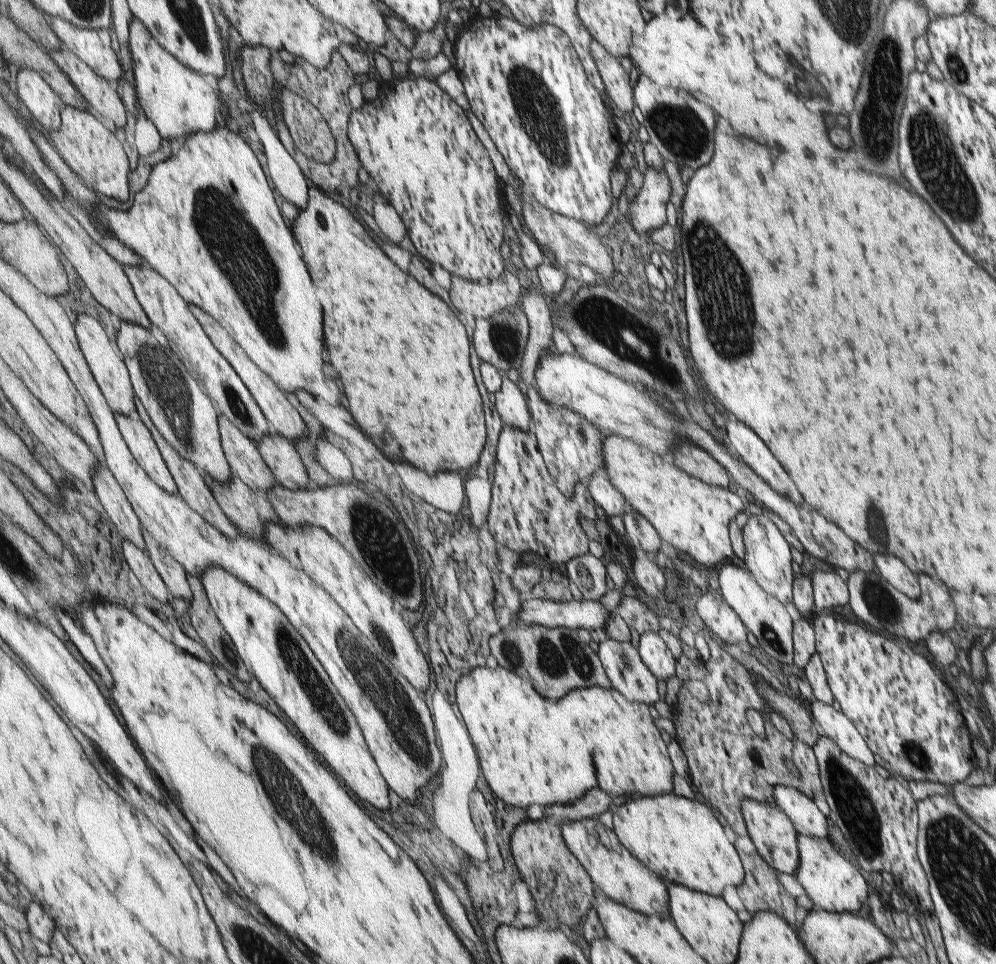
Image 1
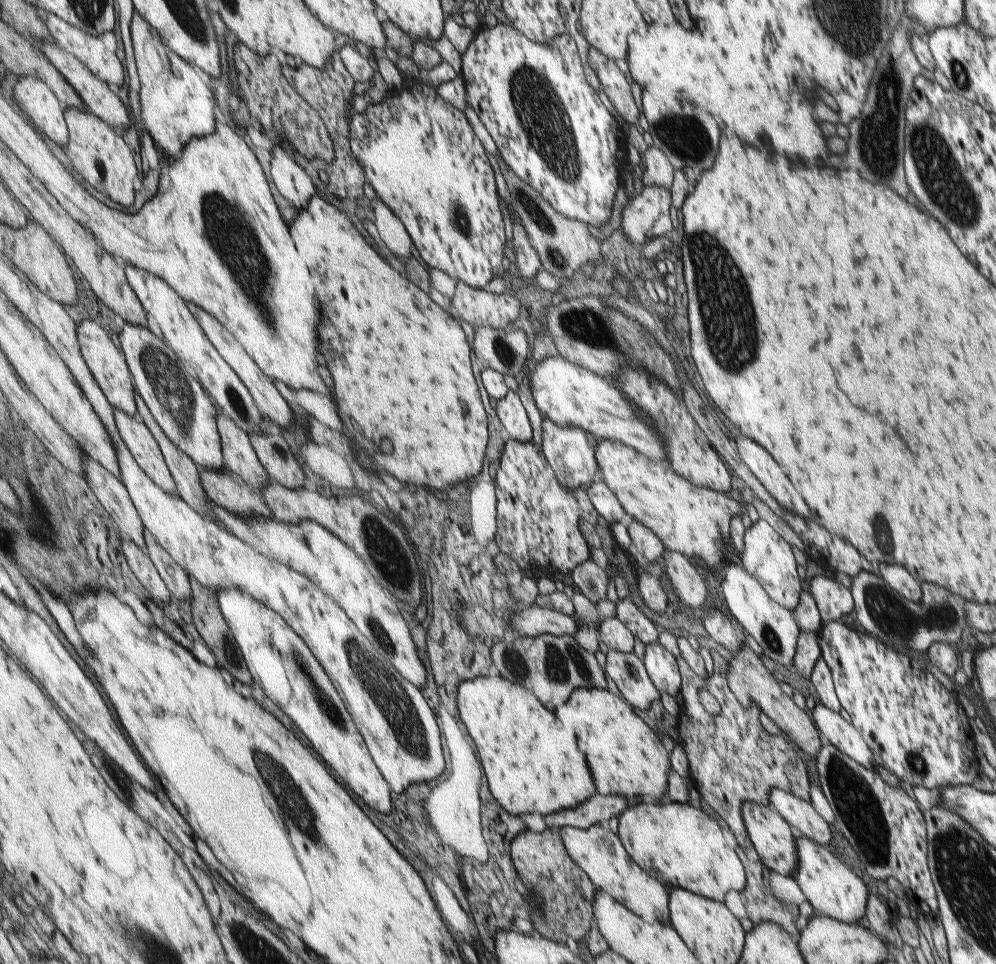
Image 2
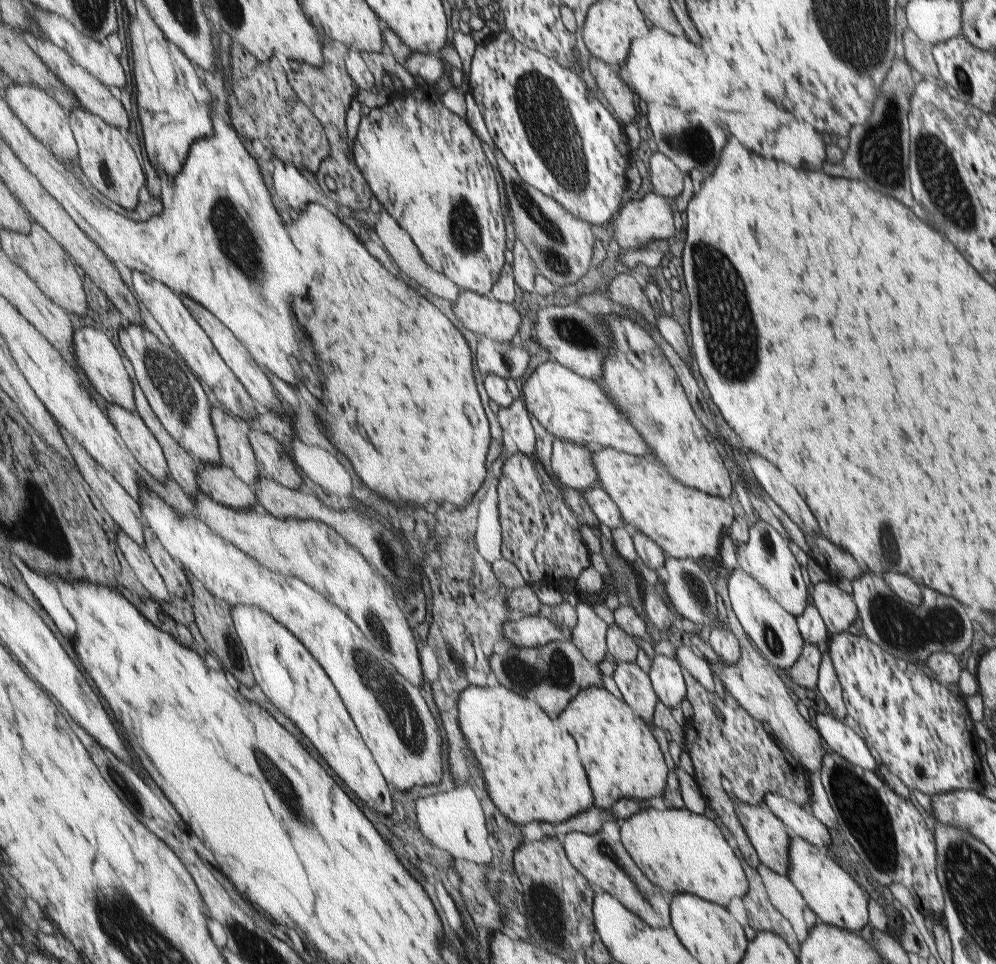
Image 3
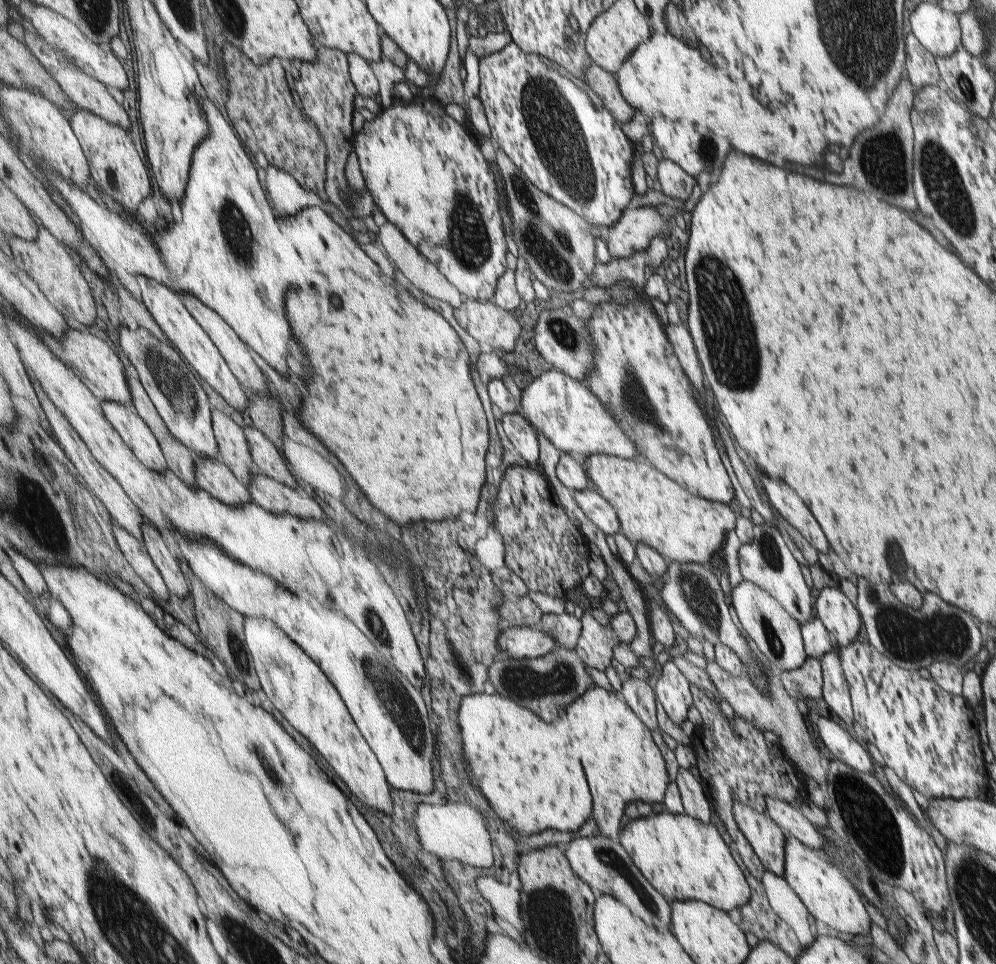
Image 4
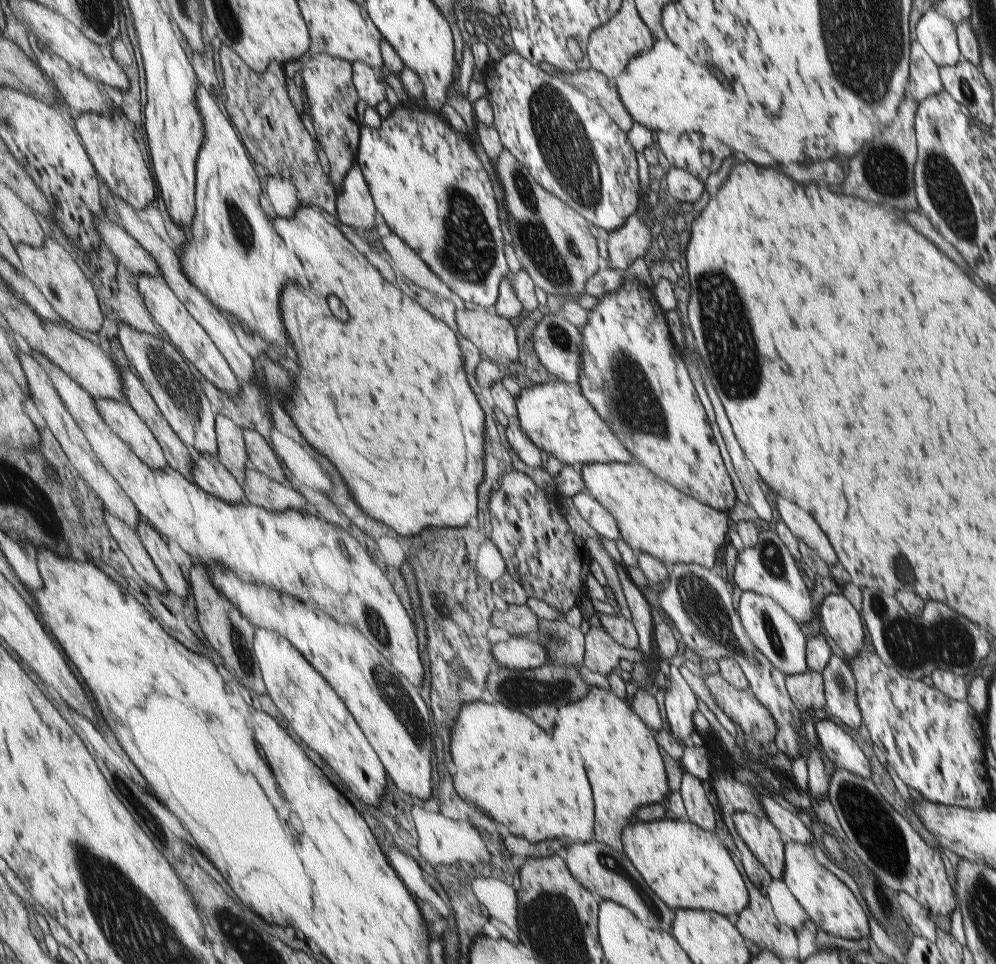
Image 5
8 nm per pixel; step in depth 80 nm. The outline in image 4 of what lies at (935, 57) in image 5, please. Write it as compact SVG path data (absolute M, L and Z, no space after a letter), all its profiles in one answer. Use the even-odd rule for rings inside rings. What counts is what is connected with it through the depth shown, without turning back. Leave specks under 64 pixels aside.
M921 3L911 11L911 16L908 16L911 24L911 33L925 47L925 50L933 58L948 57L954 54L960 46L960 28L958 17L942 9L938 3Z

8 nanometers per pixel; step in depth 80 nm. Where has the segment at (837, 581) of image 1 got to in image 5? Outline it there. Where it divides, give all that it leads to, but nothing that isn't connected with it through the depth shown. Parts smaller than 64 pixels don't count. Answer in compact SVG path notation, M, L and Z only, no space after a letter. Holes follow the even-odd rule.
M827 594L818 609L819 622L831 640L835 642L844 657L855 658L863 648L863 624L859 613L842 596L842 594Z

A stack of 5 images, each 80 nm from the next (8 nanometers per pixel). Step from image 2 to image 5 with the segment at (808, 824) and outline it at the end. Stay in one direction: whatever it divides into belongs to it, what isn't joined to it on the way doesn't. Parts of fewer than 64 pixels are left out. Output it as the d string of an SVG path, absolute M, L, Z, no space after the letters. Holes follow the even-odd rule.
M758 796L765 817L773 824L778 834L785 840L793 840L798 844L811 844L814 841L809 829L804 826L797 814L779 806L770 796Z

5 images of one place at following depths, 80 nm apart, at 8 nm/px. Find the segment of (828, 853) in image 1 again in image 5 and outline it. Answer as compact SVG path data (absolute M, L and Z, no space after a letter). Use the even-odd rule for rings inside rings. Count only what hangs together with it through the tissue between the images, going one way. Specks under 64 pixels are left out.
M788 839L784 843L786 844L786 868L781 880L805 910L805 914L816 929L848 940L867 939L870 936L870 930L867 930L867 918L863 914L863 908L847 890L847 886L839 882L831 872L827 872L821 864L817 864L807 846Z

